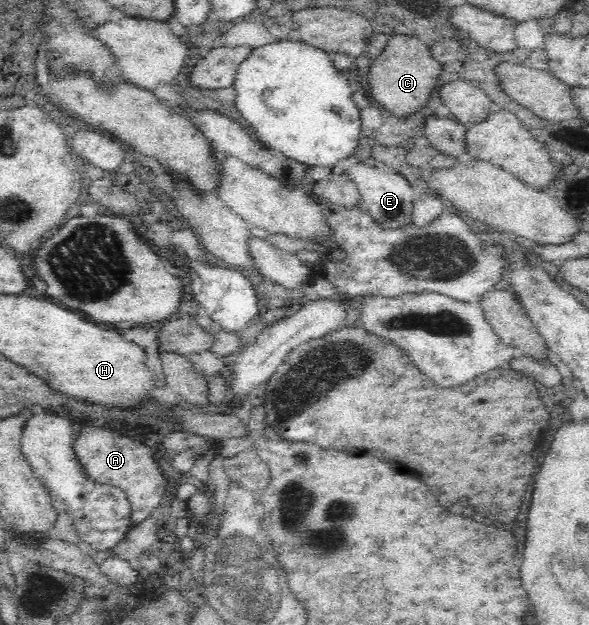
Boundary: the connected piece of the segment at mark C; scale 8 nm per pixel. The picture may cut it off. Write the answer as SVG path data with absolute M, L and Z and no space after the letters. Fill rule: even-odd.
M395 34L390 36L383 53L380 53L371 65L368 79L371 97L380 103L381 109L397 117L407 117L409 113L421 109L427 101L431 91L438 87L435 85L441 64L430 56L429 48L417 36Z

